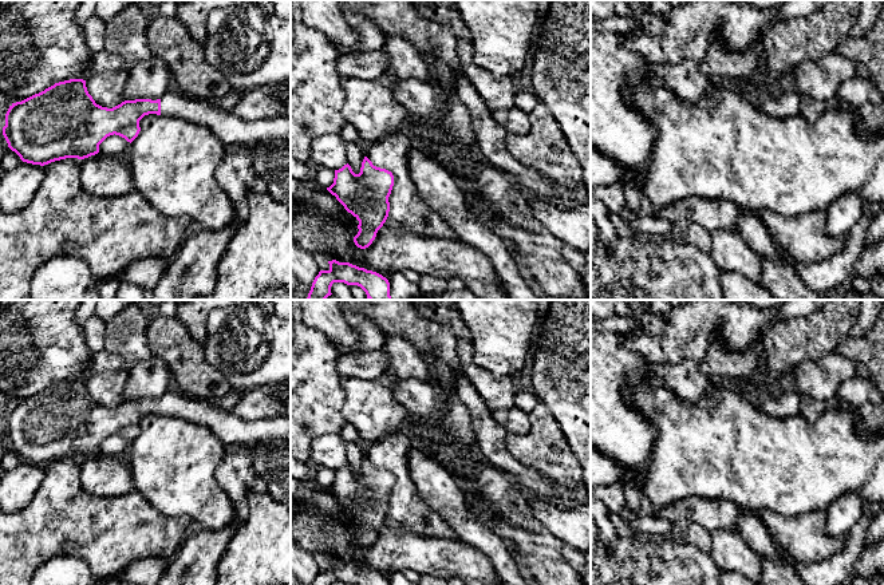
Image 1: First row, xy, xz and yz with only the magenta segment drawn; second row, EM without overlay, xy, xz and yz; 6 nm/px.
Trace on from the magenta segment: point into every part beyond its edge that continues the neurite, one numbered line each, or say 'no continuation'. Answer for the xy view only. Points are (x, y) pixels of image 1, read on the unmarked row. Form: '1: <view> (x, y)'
1: xy (229, 429)

